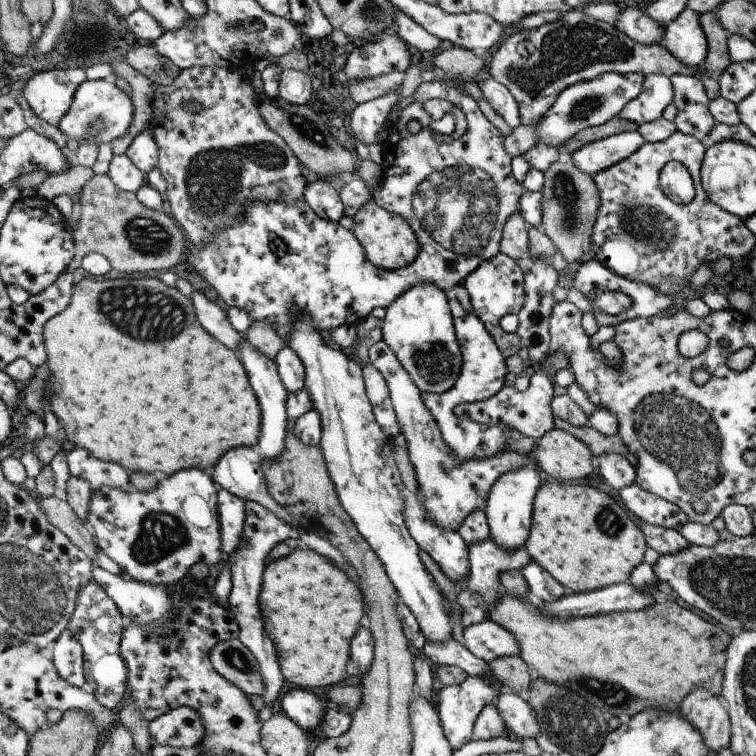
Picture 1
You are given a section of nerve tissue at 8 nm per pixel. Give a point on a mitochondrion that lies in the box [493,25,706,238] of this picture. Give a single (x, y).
(586, 106)

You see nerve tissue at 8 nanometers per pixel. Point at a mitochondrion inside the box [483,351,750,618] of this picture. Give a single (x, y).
(684, 439)

